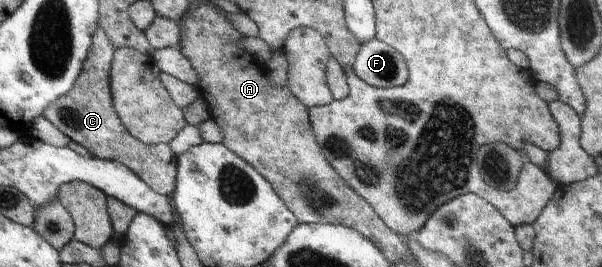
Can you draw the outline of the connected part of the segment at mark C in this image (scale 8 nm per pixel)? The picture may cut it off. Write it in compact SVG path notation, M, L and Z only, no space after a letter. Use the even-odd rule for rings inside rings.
M97 27L93 34L93 43L83 64L82 72L76 82L64 96L55 100L42 111L42 116L49 120L62 134L84 146L92 157L109 159L124 164L138 175L154 192L170 196L175 187L177 158L173 150L164 143L147 145L134 138L122 124L116 114L109 78L115 48L106 33Z

